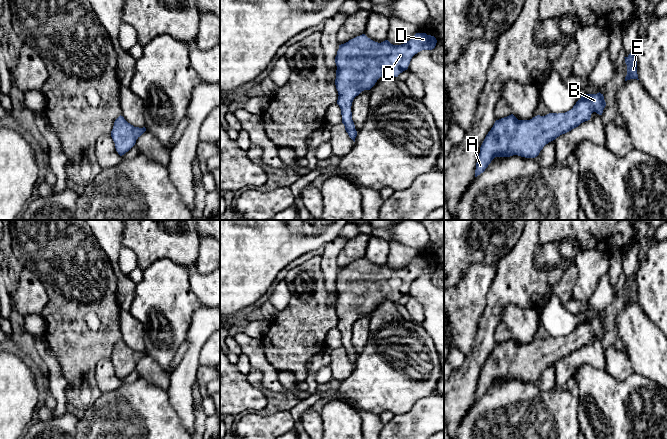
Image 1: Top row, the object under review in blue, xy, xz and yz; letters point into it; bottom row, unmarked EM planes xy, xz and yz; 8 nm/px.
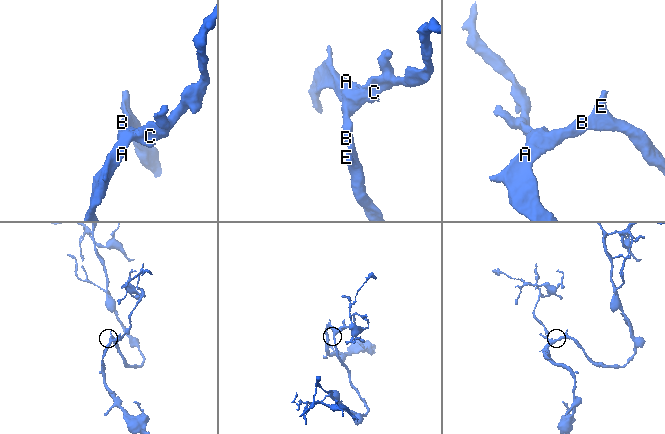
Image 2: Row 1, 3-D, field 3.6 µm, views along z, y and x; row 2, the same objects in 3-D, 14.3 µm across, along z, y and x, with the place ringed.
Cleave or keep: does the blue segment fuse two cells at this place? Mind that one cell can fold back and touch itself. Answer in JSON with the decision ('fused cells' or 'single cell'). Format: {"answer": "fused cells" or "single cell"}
{"answer": "single cell"}

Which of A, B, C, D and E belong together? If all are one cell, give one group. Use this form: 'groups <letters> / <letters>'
groups A B C D E

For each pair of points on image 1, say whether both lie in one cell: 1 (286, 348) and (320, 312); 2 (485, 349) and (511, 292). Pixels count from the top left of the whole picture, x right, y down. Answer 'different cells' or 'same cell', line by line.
1: same cell
2: same cell

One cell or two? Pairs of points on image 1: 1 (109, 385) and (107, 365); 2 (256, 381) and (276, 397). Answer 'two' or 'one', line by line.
1: one
2: one

